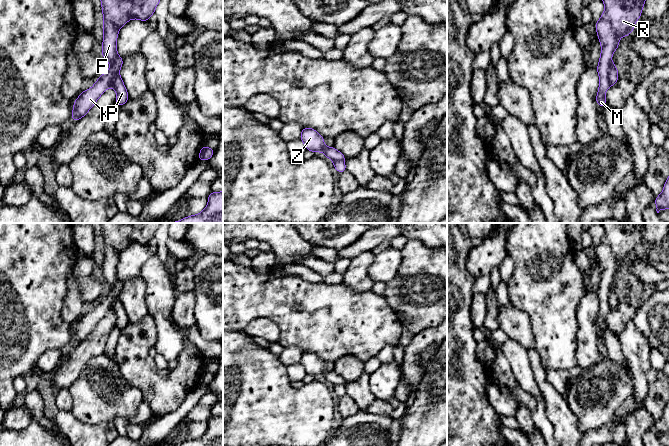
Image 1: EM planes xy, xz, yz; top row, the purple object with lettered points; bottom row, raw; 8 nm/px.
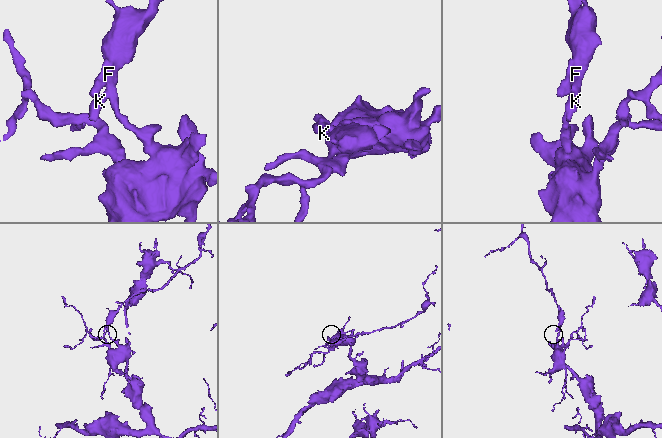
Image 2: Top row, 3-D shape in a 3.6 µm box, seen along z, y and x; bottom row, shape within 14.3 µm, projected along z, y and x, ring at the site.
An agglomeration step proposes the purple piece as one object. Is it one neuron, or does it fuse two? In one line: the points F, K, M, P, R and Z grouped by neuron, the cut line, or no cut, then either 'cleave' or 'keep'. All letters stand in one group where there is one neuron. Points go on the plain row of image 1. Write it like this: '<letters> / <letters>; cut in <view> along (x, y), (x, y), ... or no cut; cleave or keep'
F M P Z / K R; cut in yz along (601, 241), (610, 248), (615, 258), (614, 274); cleave

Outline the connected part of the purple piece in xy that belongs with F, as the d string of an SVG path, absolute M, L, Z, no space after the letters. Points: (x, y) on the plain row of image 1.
M104 243L103 256L104 260L101 279L109 286L110 293L117 279L117 260L119 253L113 247Z

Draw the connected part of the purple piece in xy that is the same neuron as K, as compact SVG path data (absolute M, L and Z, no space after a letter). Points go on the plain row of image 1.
M117 278L111 292L94 307L93 311L79 317L79 322L74 324L72 344L77 345L84 341L87 336L93 331L99 321L111 311L111 307L120 295L123 288L123 283Z

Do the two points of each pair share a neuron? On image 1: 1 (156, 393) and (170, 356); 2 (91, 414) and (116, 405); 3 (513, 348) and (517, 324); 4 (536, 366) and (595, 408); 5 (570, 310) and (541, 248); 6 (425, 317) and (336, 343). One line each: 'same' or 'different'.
1: different
2: same
3: different
4: different
5: same
6: different

